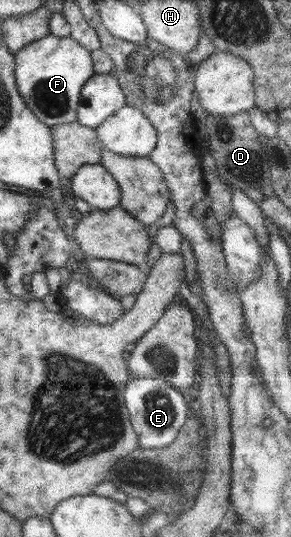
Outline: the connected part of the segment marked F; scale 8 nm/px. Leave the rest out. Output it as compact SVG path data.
M51 34L26 46L16 58L19 91L35 114L53 128L79 121L82 92L96 74L94 52L72 36L59 38Z

